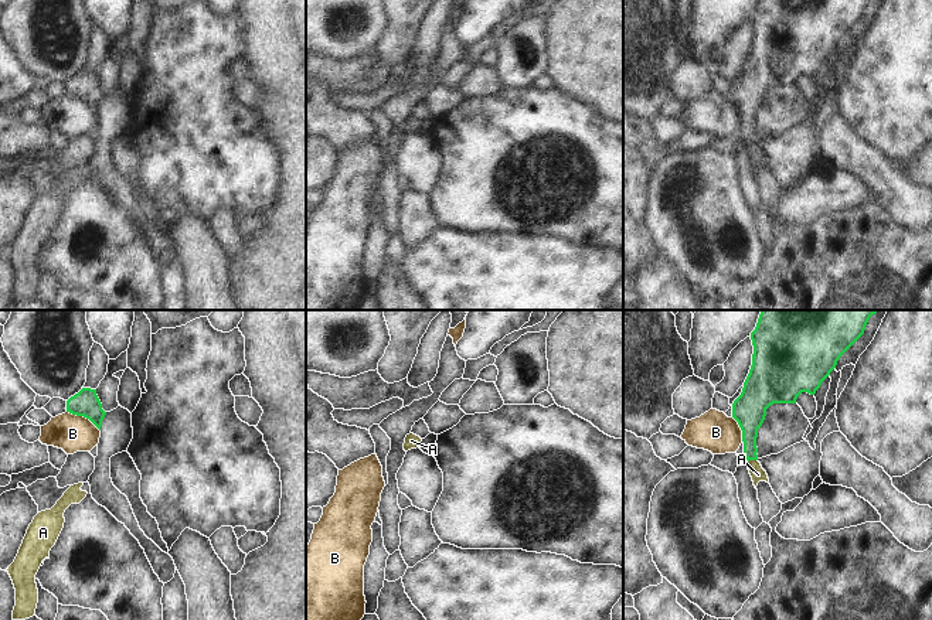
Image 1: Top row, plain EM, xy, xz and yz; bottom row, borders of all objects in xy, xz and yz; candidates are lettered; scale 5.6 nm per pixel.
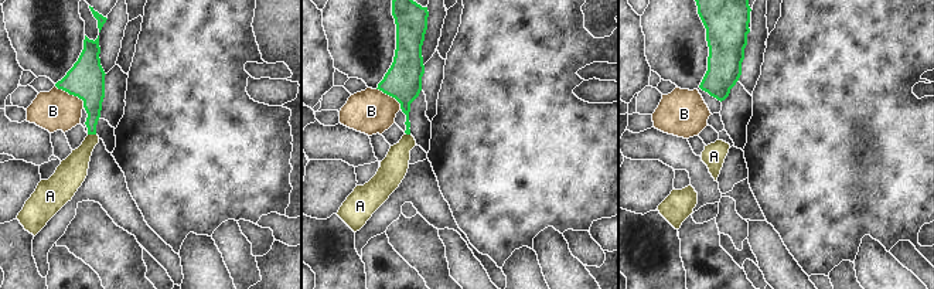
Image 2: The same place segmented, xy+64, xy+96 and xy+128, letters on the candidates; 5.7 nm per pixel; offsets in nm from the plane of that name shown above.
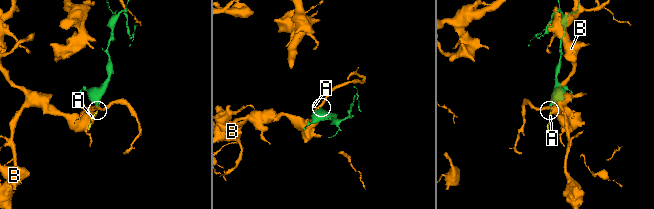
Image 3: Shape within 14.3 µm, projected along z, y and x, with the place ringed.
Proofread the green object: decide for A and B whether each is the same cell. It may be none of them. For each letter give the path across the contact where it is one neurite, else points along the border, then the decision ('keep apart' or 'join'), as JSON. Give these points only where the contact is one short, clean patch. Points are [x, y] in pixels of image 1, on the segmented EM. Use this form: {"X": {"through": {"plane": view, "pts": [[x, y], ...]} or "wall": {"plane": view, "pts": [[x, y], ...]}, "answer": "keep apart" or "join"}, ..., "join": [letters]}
{"A": {"through": {"plane": "yz", "pts": [[749, 415], [752, 459], [758, 474]]}, "answer": "join"}, "B": {"wall": {"plane": "xy", "pts": [[67, 411], [85, 416], [99, 431]]}, "answer": "keep apart"}, "join": ["A"]}

